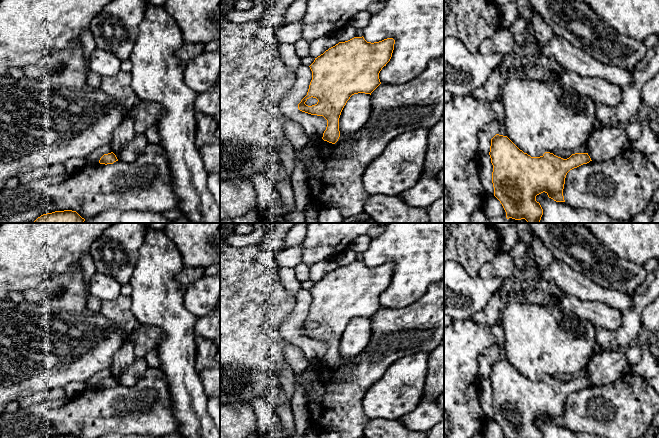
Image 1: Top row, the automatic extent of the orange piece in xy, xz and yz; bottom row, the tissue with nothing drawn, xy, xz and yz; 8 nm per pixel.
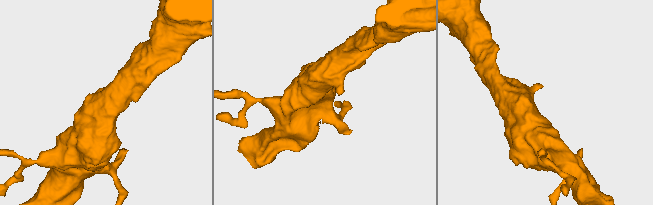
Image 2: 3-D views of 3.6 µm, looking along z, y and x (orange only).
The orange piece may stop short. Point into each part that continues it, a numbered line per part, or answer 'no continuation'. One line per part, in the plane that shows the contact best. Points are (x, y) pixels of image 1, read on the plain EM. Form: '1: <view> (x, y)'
no continuation

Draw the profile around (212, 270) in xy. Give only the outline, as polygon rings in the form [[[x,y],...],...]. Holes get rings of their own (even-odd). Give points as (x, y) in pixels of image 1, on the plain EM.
[[[214,264],[204,269],[204,276],[220,275],[220,264]]]

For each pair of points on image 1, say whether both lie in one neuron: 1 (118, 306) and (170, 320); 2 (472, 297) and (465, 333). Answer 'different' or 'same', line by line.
1: different
2: different

